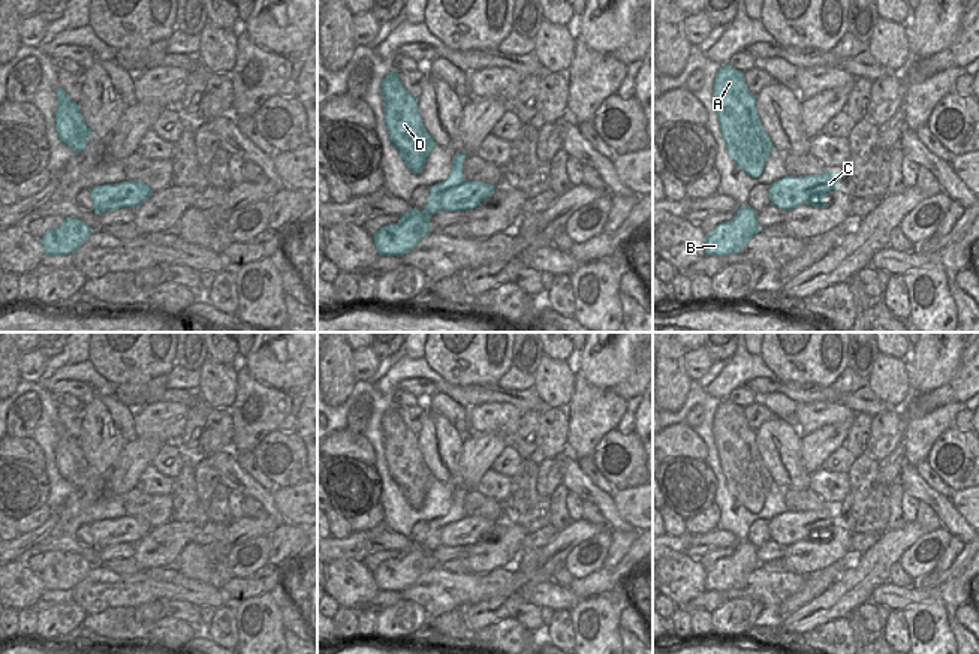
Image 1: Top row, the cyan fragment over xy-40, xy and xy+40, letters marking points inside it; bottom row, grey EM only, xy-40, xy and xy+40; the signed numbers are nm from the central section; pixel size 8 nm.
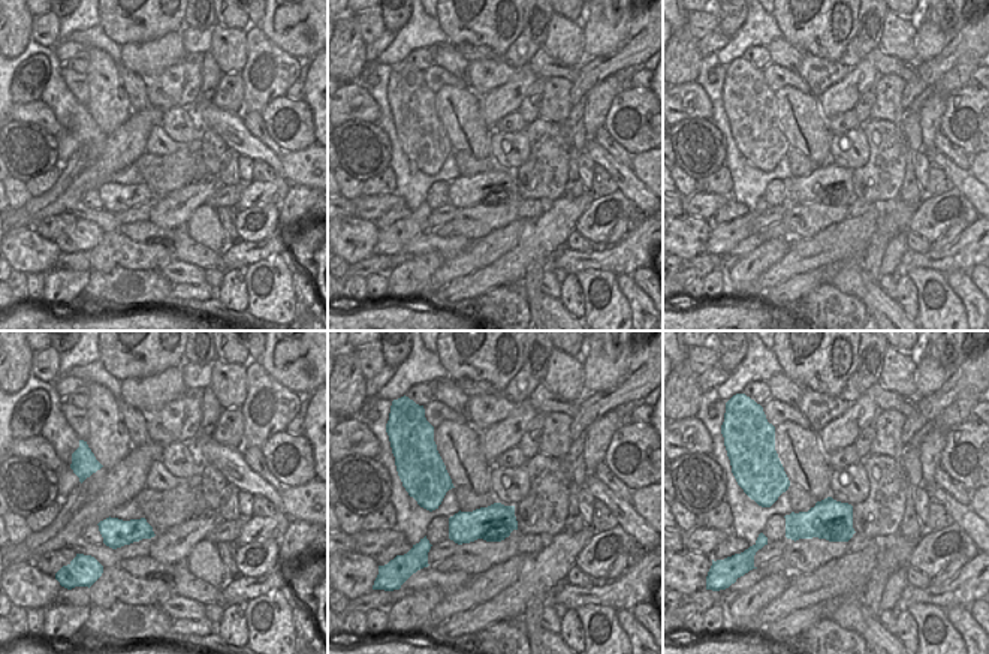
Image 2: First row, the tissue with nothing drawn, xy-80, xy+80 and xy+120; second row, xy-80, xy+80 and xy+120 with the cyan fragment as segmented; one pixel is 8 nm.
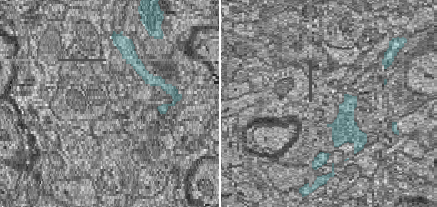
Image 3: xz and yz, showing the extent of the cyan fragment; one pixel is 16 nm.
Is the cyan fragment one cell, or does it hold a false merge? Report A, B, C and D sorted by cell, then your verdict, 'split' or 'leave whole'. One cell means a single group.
groups A B D / C; split

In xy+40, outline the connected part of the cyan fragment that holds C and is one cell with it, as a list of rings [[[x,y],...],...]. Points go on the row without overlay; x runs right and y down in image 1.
[[[825,506],[822,510],[805,510],[802,513],[786,510],[772,518],[768,527],[771,540],[790,546],[804,539],[814,543],[828,543],[829,539],[823,539],[822,534],[831,525],[838,524],[837,507]]]

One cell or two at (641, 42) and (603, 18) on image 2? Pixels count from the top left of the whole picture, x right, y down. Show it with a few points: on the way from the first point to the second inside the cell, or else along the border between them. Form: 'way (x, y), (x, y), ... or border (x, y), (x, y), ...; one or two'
border (635, 15), (627, 36), (602, 57); two

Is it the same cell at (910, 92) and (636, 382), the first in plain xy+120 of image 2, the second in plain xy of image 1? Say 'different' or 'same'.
same

